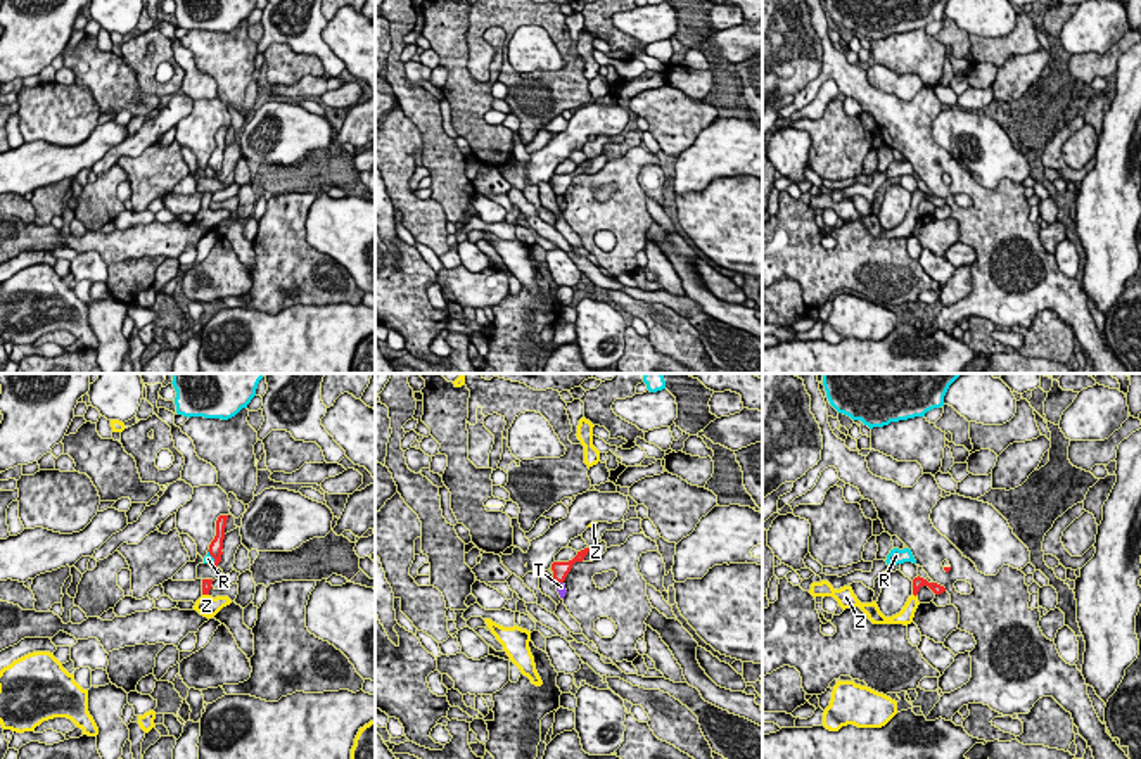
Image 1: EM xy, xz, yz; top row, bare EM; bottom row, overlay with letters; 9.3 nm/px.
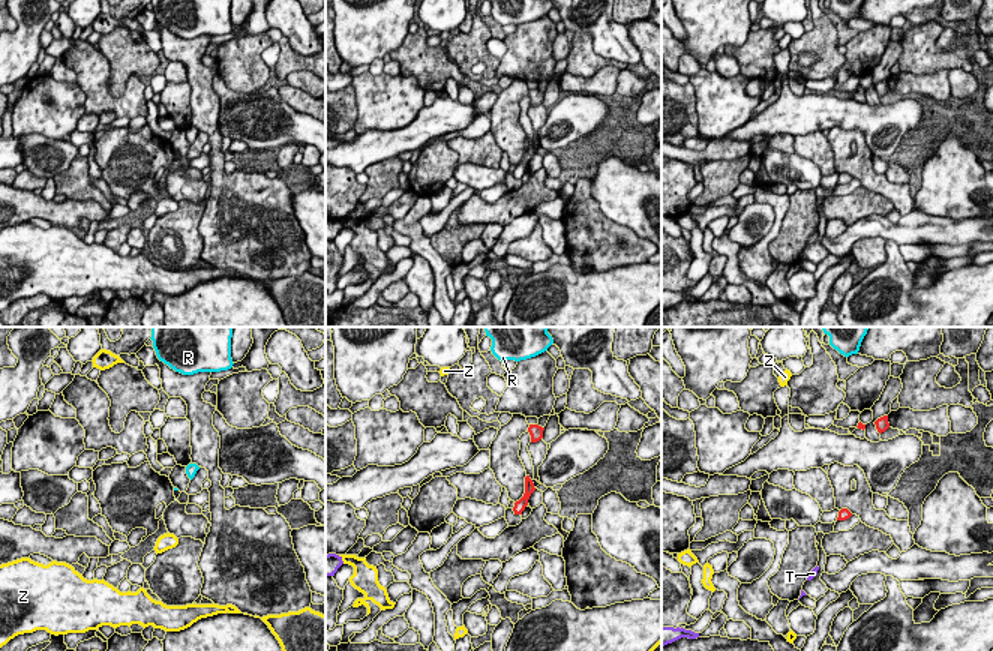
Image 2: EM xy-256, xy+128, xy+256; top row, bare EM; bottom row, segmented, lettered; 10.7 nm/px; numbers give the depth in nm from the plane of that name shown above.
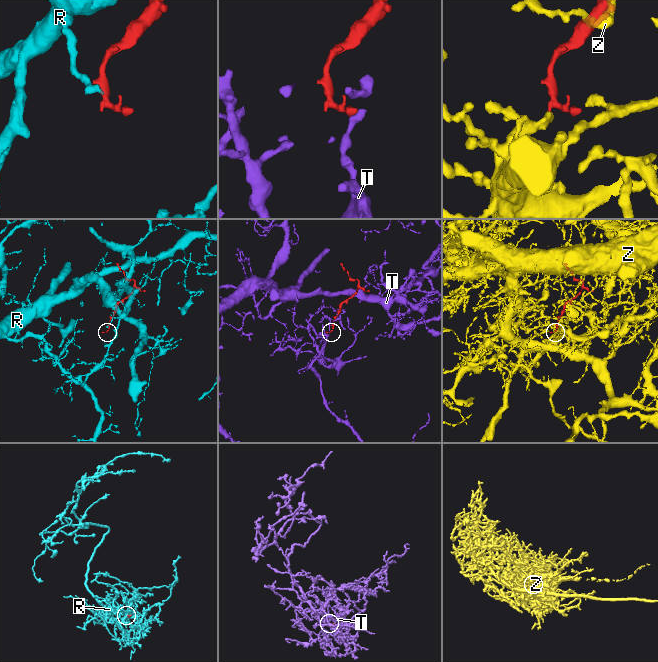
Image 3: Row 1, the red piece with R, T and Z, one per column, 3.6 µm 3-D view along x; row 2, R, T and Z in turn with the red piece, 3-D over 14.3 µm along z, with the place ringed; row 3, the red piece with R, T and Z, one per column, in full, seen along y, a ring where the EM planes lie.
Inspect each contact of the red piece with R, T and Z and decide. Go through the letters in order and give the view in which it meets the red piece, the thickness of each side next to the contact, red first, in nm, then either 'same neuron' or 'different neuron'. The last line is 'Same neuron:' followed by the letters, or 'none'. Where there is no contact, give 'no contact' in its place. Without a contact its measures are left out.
R: contact in xy; calibres 130 and 90 nm; different neuron
T: contact in xz; calibres 160 and 90 nm; different neuron
Z: contact in xy; calibres 100 and 200 nm; same neuron
Same neuron: Z

